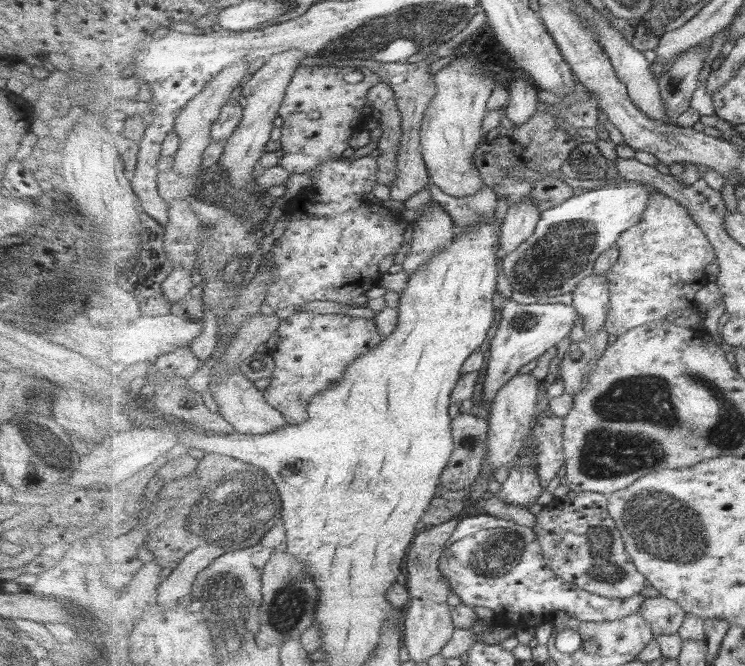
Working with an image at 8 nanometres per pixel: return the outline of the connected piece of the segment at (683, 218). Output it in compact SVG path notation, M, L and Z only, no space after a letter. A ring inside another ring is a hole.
M653 189L653 196L649 197L649 208L645 209L644 220L625 231L616 244L621 249L620 258L617 265L605 274L609 281L611 301L609 318L605 323L609 334L620 337L648 322L666 319L671 312L680 315L683 310L696 308L695 294L707 284L703 280L707 276L707 266L716 260L716 248L700 223L677 199Z

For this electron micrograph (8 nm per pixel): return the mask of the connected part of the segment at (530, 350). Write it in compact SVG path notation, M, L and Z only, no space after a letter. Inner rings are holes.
M498 292L496 300L502 318L492 345L488 348L490 355L483 384L483 400L489 404L492 404L499 389L511 381L513 376L517 376L525 364L533 362L539 356L543 356L547 350L557 346L561 340L565 340L571 334L575 320L580 315L572 304L523 304L513 300L512 296L500 297Z

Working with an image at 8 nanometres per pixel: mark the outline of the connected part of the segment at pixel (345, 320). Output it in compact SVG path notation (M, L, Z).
M297 310L294 315L282 320L277 332L266 342L267 352L276 360L276 368L270 383L264 389L265 400L285 415L289 426L307 421L309 403L313 397L323 389L329 389L335 383L343 381L345 367L349 364L353 365L357 357L361 357L363 353L369 353L369 349L377 347L383 339L384 335L381 334L374 318L356 318L346 315L344 311L339 314L313 314L311 311Z

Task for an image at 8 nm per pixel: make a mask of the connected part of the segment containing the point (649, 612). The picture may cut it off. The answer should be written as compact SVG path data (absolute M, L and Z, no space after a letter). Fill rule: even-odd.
M659 595L657 598L646 598L639 613L649 621L656 636L679 633L688 612L677 602Z

